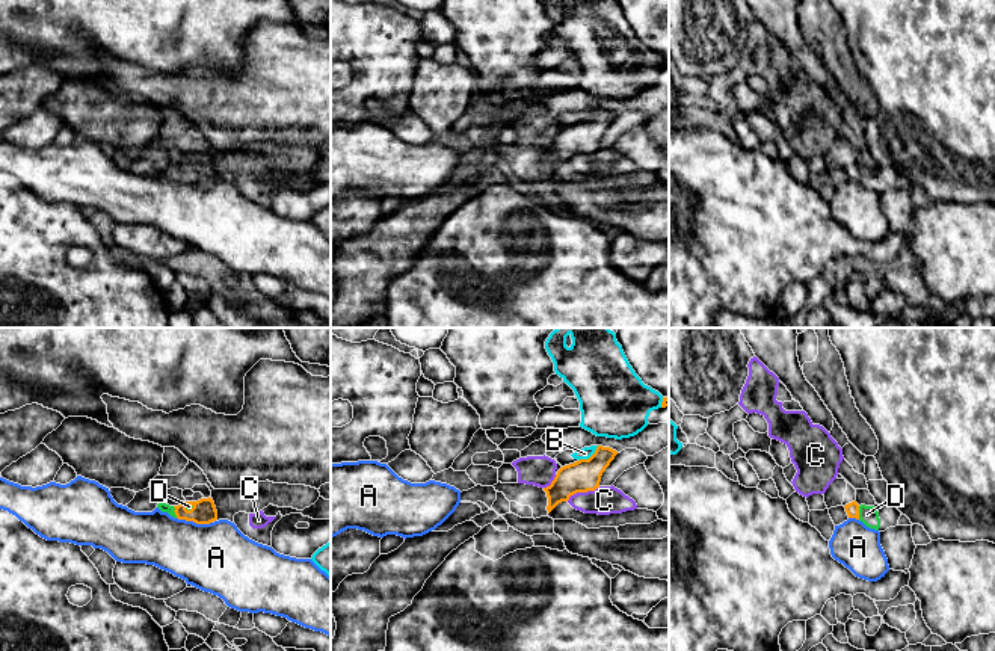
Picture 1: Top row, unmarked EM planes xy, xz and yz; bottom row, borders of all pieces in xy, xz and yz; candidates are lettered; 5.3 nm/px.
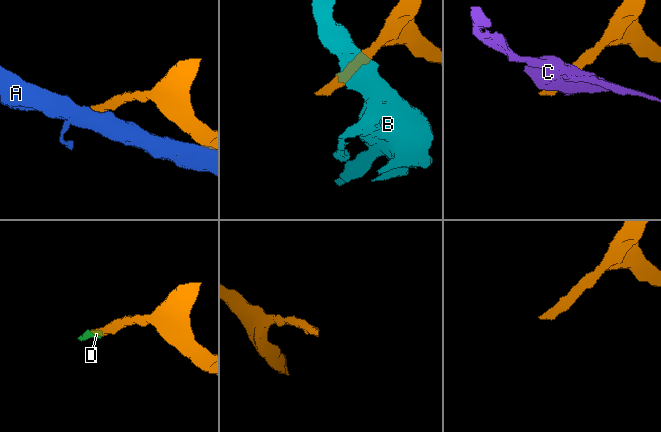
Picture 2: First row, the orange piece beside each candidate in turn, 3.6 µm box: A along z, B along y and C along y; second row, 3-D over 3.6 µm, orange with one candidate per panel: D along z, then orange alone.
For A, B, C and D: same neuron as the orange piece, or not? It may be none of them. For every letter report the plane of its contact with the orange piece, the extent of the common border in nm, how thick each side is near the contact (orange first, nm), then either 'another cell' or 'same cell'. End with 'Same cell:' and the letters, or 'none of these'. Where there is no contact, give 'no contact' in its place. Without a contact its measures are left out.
A: xy | 190 nm | 130/380 nm | another cell
B: xz | 140 nm | 170/60 nm | another cell
C: xz | 200 nm | 170/160 nm | another cell
D: yz | 70 nm | 70/100 nm | same cell
Same cell: D

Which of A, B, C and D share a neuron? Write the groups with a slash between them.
A / B / C / D

